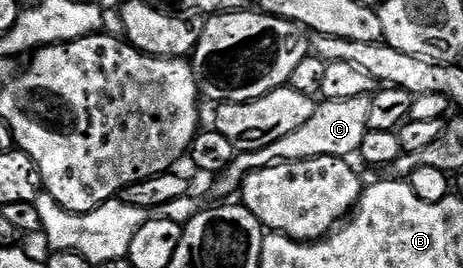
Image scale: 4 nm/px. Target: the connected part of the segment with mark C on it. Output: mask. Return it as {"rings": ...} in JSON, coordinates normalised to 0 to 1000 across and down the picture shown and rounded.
{"rings":[[[756,362],[754,369],[713,369],[685,381],[678,437],[652,466],[652,481],[635,481],[635,496],[618,496],[609,526],[592,526],[592,541],[575,541],[555,563],[523,563],[512,575],[486,638],[464,657],[467,713],[484,735],[501,735],[516,716],[531,657],[544,638],[579,623],[587,608],[624,608],[646,593],[676,593],[678,586],[760,586],[771,575],[782,541],[782,511],[790,511],[795,455],[799,451],[799,366]]]}

